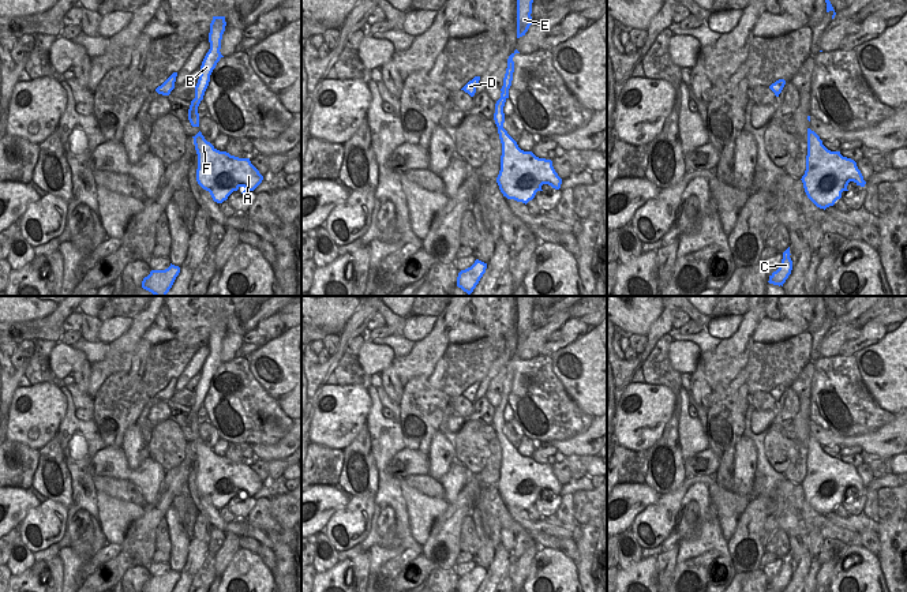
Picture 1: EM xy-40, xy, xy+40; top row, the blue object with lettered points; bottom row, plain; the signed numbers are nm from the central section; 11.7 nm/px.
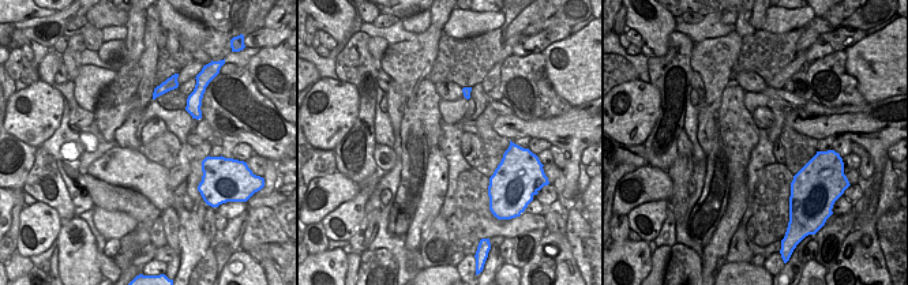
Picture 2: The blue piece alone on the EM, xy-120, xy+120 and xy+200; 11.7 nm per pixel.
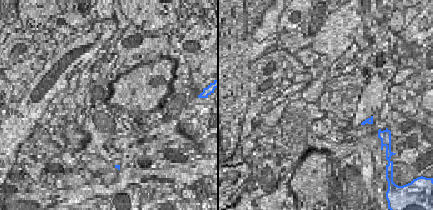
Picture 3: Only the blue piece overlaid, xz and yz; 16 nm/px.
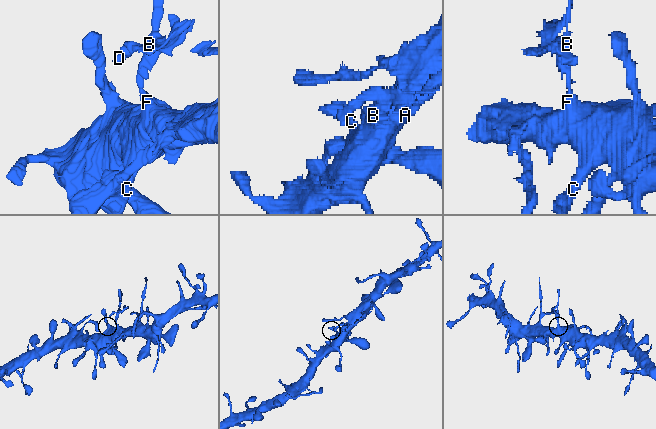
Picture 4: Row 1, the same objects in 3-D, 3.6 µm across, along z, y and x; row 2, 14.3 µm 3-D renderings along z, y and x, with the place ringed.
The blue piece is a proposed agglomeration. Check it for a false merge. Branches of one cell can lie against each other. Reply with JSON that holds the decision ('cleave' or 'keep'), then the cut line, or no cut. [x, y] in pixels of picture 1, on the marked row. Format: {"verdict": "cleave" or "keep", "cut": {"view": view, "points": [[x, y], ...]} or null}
{"verdict": "cleave", "cut": {"view": "xy", "points": [[502, 126], [499, 134]]}}

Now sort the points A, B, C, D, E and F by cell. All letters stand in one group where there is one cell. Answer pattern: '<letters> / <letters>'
A C F / B D E

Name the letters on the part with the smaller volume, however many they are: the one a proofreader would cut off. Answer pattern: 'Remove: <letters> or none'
Remove: B, D, E

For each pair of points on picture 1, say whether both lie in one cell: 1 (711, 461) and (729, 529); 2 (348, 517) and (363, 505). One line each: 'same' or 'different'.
1: different
2: same

